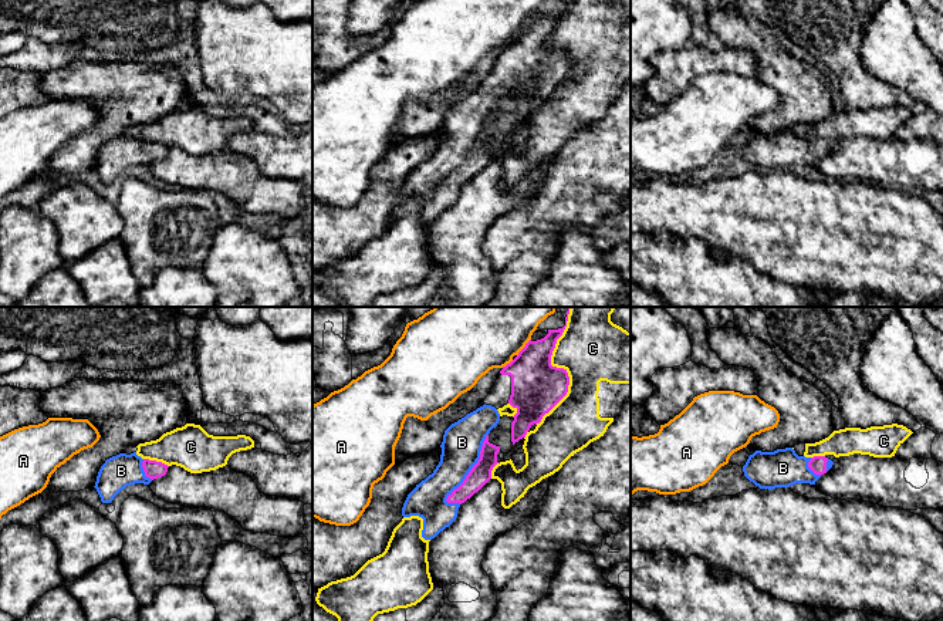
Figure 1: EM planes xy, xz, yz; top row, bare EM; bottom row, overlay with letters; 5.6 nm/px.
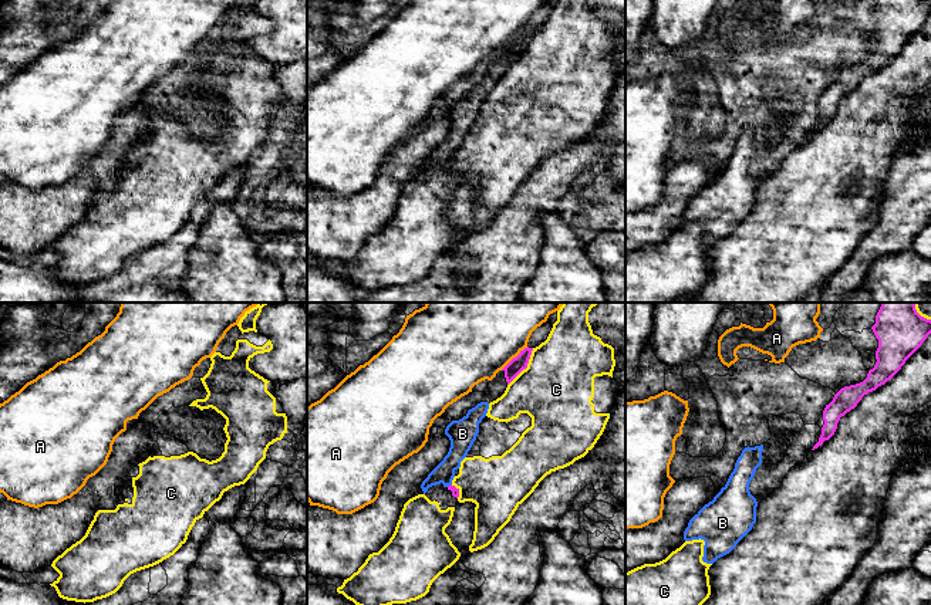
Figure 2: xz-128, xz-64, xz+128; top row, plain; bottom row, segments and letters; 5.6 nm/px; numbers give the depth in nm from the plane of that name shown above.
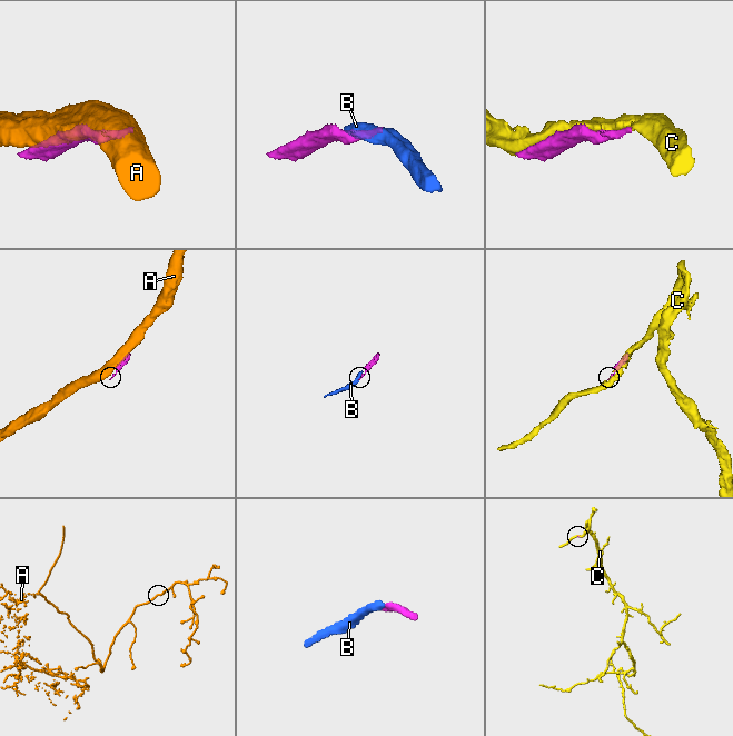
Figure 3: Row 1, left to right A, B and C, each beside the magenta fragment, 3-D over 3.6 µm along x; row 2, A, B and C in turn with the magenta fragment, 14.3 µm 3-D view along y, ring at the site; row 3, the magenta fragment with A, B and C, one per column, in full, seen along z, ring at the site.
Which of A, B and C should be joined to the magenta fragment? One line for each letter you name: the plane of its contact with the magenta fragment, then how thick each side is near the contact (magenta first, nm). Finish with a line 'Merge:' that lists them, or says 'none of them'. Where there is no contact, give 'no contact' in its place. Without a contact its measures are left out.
B: xz | 120/220 nm
Merge: B

